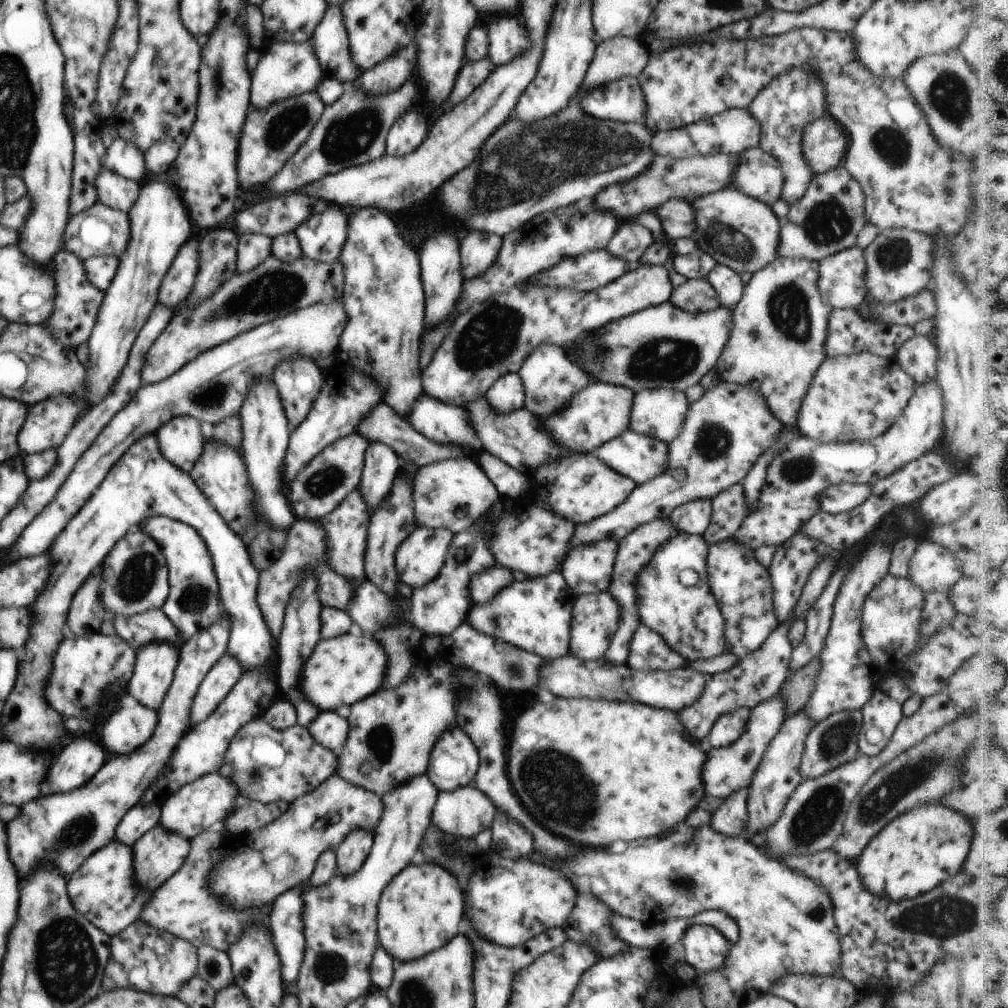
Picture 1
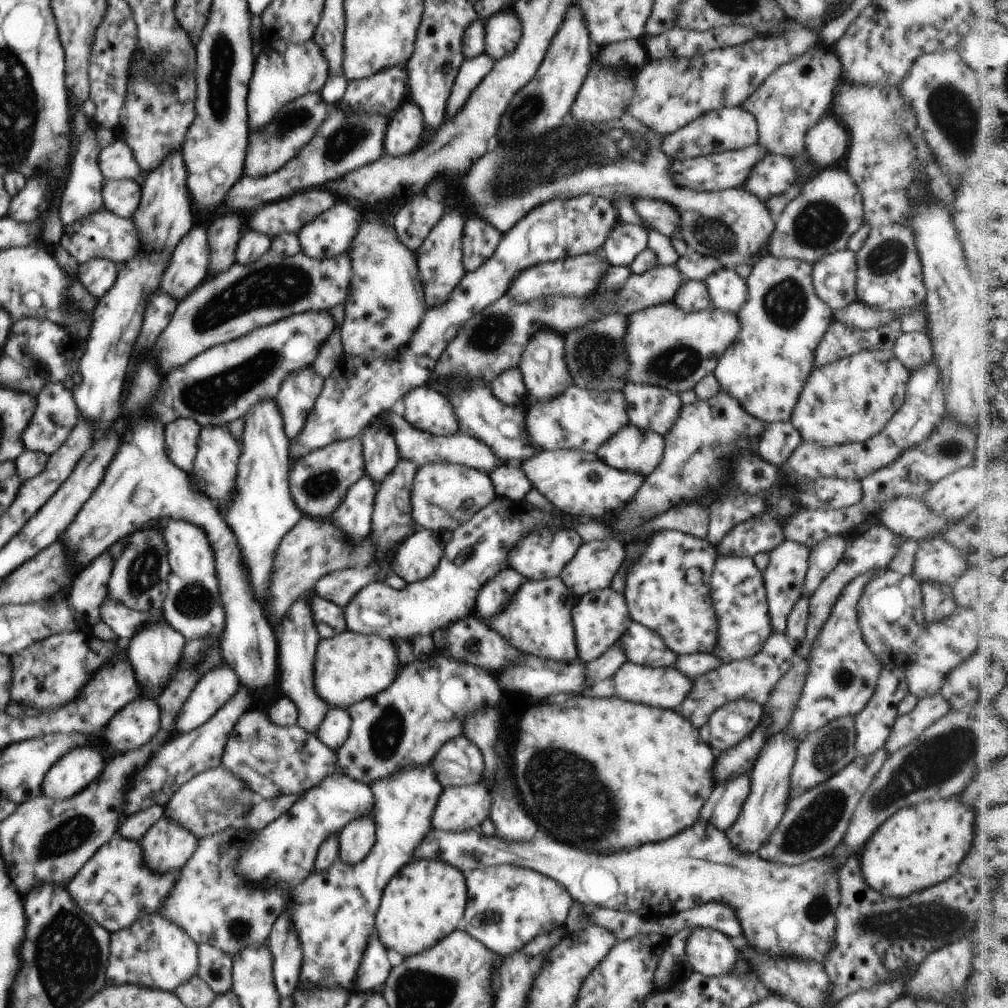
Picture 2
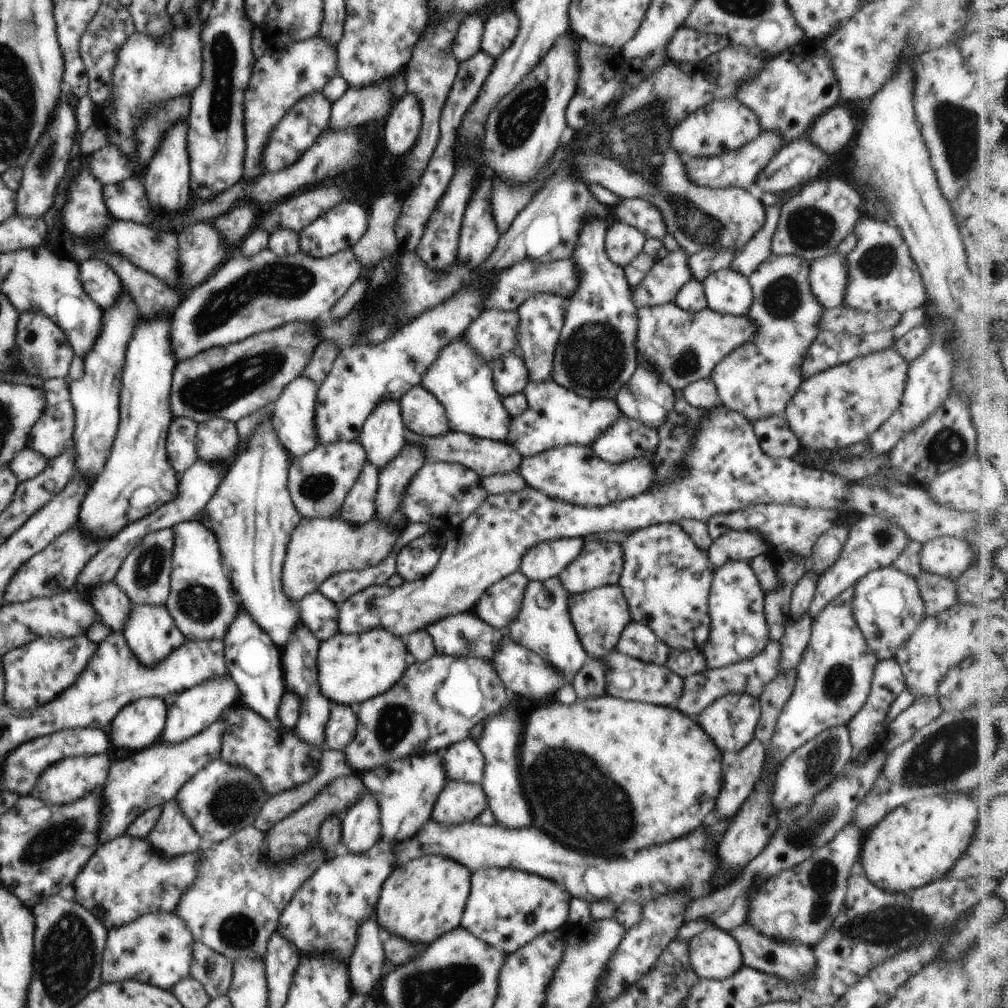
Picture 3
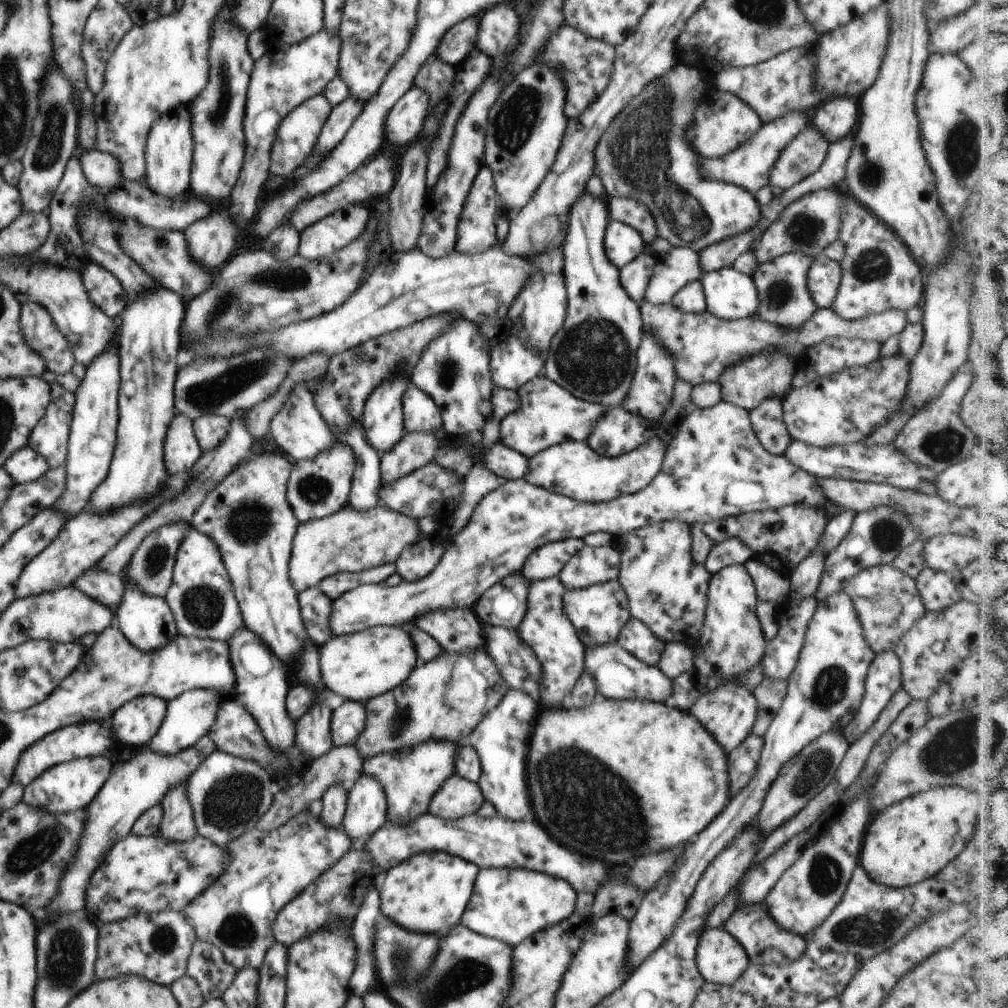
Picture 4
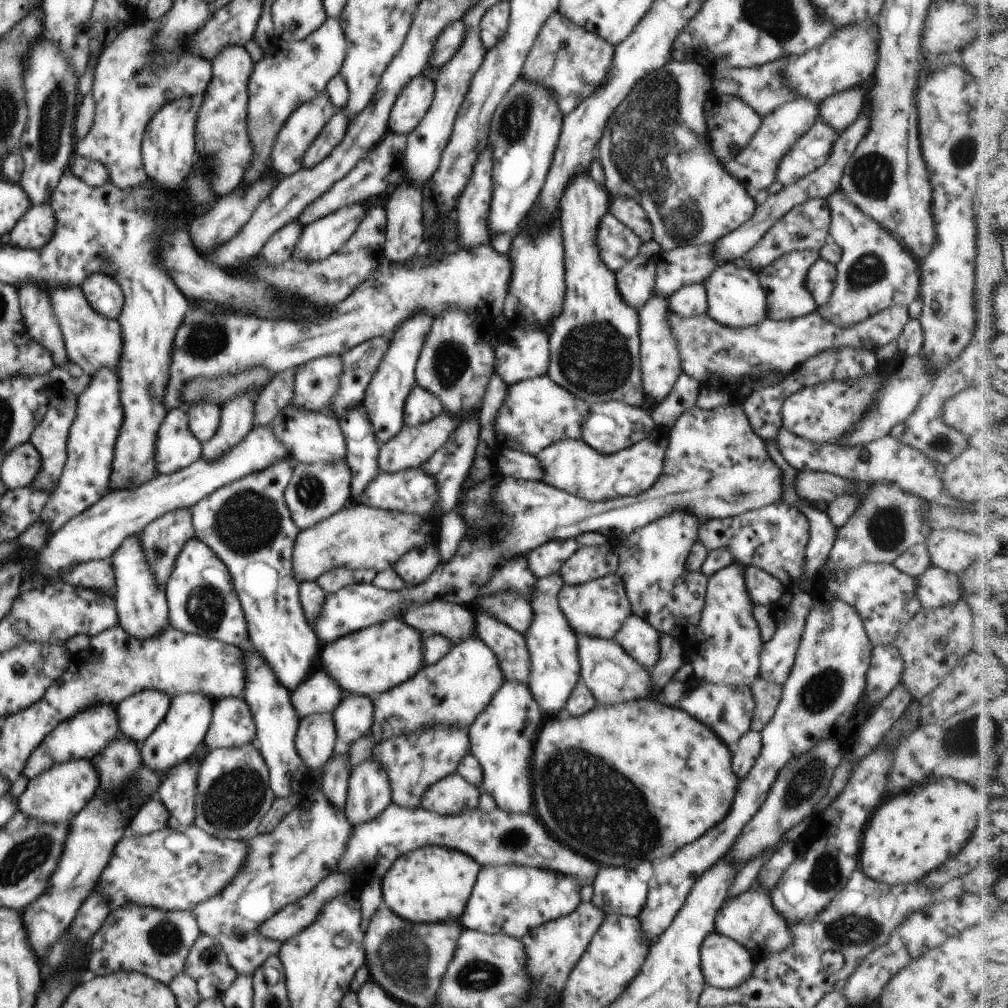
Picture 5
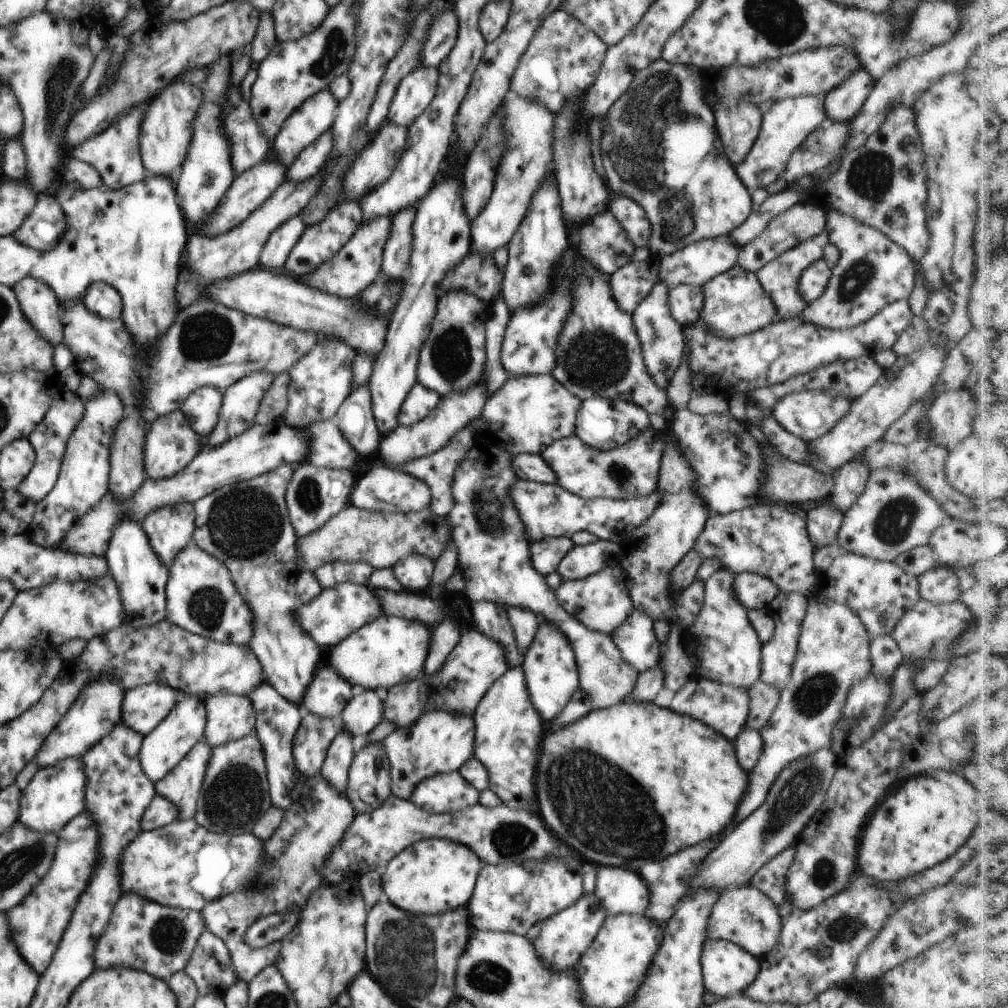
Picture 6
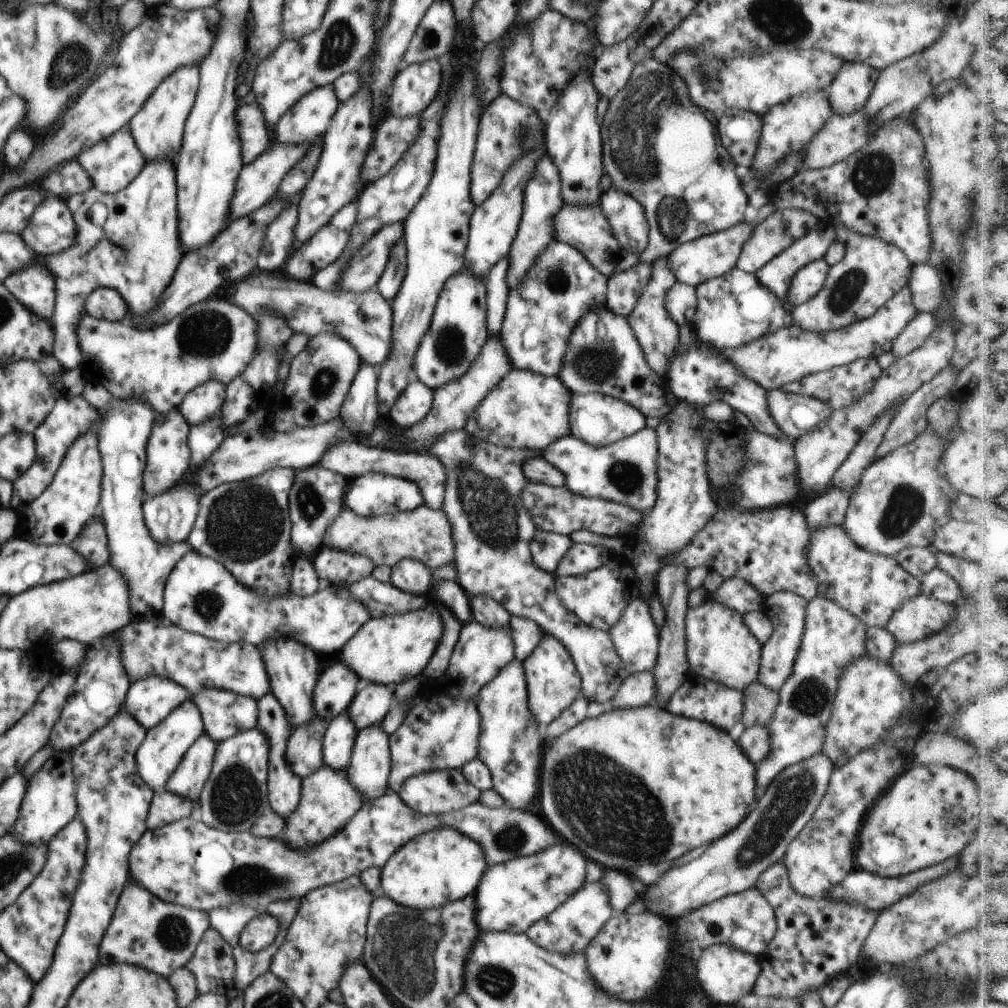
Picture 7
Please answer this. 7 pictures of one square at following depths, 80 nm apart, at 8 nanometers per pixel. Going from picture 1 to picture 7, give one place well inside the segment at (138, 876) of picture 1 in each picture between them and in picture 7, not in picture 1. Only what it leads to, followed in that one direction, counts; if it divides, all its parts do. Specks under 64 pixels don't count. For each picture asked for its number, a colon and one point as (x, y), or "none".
2: (167, 847)
3: (172, 836)
4: (178, 826)
5: (177, 790)
6: (182, 785)
7: (187, 781)

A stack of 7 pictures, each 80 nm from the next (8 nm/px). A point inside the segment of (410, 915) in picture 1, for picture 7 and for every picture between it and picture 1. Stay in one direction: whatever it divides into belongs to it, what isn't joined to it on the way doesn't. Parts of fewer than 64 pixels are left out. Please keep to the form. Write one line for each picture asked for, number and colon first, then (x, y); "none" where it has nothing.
2: (424, 902)
3: (424, 898)
4: (427, 893)
5: (432, 884)
6: (432, 876)
7: (437, 868)

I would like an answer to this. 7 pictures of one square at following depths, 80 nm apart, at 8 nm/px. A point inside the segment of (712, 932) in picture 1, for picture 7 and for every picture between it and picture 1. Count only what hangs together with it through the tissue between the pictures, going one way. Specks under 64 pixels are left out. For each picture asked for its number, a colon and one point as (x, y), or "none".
2: (709, 952)
3: (714, 953)
4: (721, 959)
5: (725, 963)
6: (727, 969)
7: (724, 973)

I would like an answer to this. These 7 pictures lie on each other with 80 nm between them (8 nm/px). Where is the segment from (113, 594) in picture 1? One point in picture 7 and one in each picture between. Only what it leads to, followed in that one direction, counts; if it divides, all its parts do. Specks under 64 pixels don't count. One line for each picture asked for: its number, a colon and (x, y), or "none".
2: (139, 580)
3: (144, 576)
4: (151, 568)
5: (161, 541)
6: (169, 529)
7: (170, 517)

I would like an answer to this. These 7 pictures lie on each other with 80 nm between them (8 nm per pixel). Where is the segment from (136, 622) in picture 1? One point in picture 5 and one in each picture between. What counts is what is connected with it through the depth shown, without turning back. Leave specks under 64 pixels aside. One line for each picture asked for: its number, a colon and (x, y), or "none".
2: (124, 621)
3: (113, 606)
4: (107, 589)
5: (99, 576)

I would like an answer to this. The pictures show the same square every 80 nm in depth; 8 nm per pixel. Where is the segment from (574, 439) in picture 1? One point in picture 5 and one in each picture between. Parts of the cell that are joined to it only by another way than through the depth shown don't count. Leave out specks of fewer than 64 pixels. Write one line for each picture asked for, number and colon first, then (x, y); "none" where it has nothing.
2: (582, 419)
3: (556, 416)
4: (548, 414)
5: (538, 412)

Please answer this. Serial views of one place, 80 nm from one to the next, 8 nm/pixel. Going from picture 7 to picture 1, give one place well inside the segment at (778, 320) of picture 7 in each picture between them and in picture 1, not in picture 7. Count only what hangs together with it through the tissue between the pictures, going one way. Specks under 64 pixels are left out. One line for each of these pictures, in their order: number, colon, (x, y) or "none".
1: (727, 284)
2: (728, 291)
3: (728, 292)
4: (729, 294)
5: (735, 298)
6: (735, 304)

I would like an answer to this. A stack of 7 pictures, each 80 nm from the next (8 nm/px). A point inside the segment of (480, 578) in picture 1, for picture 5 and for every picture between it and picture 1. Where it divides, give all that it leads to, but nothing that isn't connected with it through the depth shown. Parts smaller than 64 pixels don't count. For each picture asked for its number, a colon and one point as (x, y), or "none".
2: (496, 593)
3: (501, 605)
4: (505, 605)
5: (510, 607)

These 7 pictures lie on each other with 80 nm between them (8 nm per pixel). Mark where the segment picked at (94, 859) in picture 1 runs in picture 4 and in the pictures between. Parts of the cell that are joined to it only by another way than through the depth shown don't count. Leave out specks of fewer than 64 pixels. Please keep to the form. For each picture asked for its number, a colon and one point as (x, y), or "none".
2: (115, 888)
3: (128, 878)
4: (145, 875)

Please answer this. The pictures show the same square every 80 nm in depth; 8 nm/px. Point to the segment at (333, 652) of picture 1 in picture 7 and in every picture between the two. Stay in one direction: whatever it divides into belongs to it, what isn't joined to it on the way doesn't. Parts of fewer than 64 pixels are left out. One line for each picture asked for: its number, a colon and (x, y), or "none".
2: (350, 667)
3: (353, 668)
4: (358, 667)
5: (367, 662)
6: (388, 651)
7: (388, 650)

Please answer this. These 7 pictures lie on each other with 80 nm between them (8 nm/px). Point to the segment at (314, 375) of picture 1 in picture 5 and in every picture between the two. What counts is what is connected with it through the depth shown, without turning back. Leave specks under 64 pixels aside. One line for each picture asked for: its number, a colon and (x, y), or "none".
2: (298, 392)
3: (293, 413)
4: (299, 428)
5: (310, 437)

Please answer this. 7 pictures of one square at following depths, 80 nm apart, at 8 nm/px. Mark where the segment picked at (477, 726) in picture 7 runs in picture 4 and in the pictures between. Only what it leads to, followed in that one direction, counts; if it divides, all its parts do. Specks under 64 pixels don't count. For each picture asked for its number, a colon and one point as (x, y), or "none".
4: (409, 777)
5: (413, 763)
6: (440, 742)

